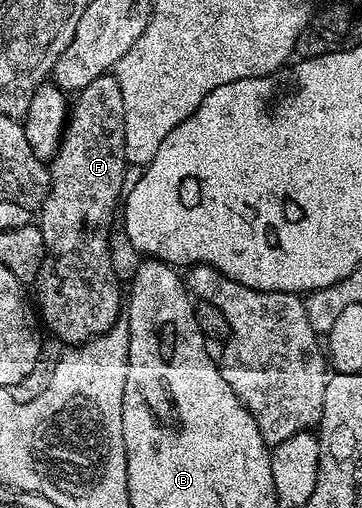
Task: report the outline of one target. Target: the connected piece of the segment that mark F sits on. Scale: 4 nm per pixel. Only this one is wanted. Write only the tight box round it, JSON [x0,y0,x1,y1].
[33,75,129,346]

